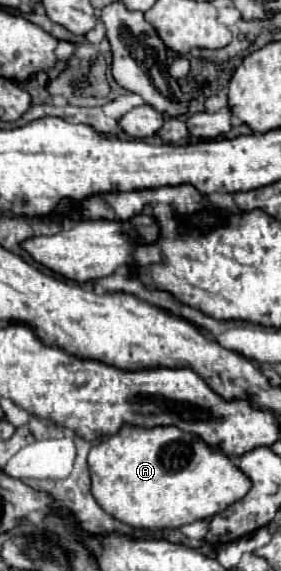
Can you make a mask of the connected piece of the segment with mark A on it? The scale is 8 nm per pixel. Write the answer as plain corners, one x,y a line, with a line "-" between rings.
123,425
123,429
89,451
91,491
97,503
115,519
147,531
179,529
199,519
211,519
225,511
231,503
243,499
251,489
251,479
221,451
209,447
201,437
185,433
179,427
139,427

